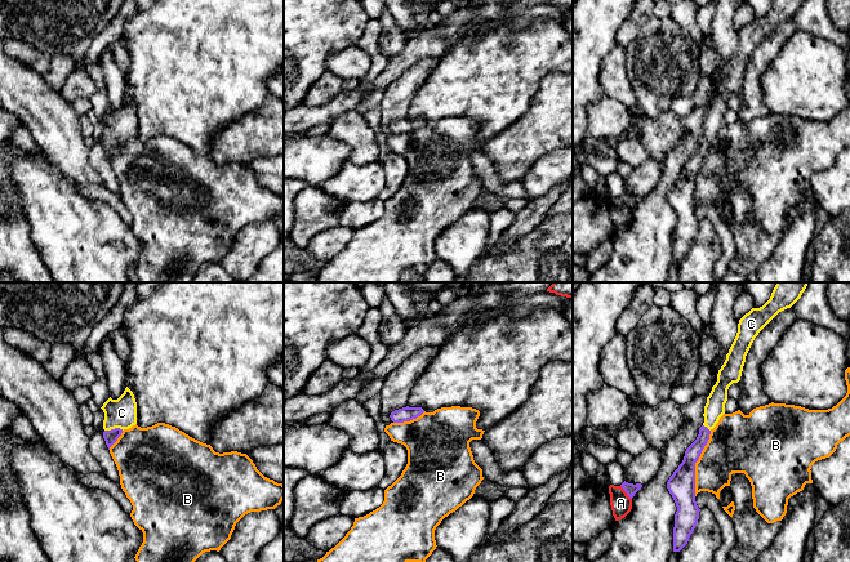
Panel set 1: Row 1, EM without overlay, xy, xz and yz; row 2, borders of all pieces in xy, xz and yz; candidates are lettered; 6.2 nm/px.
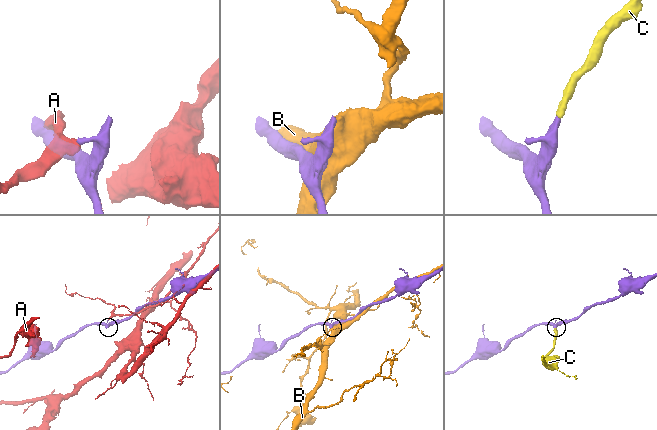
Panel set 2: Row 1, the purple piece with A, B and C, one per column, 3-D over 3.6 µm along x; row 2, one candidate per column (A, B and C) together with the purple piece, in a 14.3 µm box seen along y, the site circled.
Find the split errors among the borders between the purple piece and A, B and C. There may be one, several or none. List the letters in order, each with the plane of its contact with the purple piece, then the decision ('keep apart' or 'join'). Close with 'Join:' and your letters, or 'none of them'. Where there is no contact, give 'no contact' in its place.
A: meets purple in yz; keep apart
B: meets purple in yz; keep apart
C: meets purple in xy; join
Join: C

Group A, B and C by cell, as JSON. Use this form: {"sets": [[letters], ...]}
{"sets": [["A"], ["B"], ["C"]]}

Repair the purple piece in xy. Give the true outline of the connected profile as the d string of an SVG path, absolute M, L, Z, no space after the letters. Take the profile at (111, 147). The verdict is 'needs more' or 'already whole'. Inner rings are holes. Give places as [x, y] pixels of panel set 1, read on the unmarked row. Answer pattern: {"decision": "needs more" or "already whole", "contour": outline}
{"decision": "needs more", "contour": "M126 98L117 111L110 108L101 120L104 124L103 150L110 161L124 140L137 135L137 113L133 103Z"}

